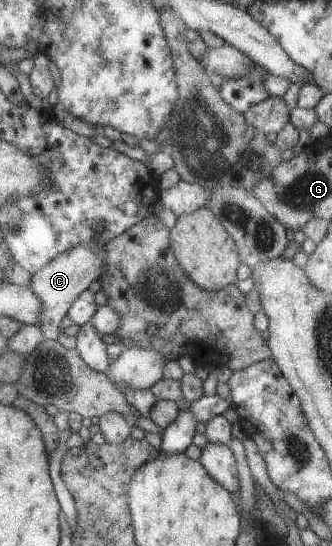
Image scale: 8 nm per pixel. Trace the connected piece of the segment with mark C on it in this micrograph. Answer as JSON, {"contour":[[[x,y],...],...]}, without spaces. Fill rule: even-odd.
{"contour":[[[93,242],[91,244],[79,244],[66,249],[48,261],[41,269],[32,273],[30,277],[30,287],[36,293],[38,300],[41,300],[42,314],[36,324],[43,332],[44,339],[57,341],[59,335],[59,321],[66,315],[71,307],[72,301],[77,296],[87,290],[87,287],[100,279],[104,273],[104,245],[103,243]]]}

